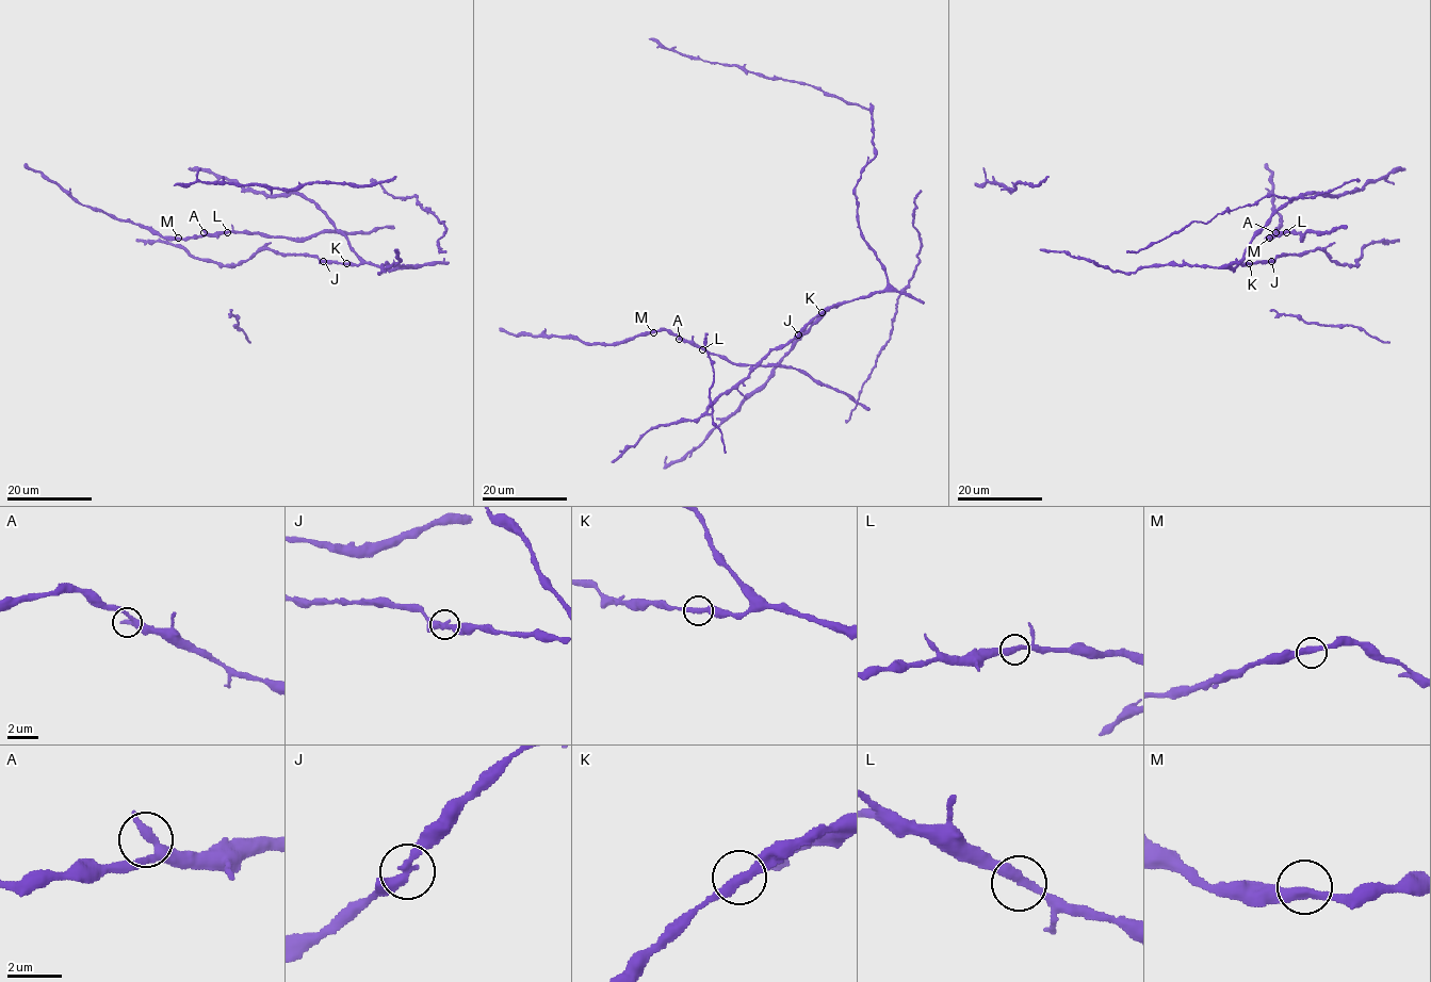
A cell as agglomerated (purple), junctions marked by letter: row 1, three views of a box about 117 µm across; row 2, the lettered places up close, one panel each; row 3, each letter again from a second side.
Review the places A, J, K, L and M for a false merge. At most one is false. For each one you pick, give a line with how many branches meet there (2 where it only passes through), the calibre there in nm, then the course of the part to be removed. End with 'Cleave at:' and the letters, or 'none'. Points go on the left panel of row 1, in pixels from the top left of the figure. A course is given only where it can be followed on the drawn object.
Cleave at: none

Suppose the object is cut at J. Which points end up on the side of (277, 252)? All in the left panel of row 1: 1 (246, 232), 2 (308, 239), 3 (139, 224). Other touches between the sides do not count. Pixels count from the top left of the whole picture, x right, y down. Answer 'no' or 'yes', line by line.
1: no
2: no
3: no

